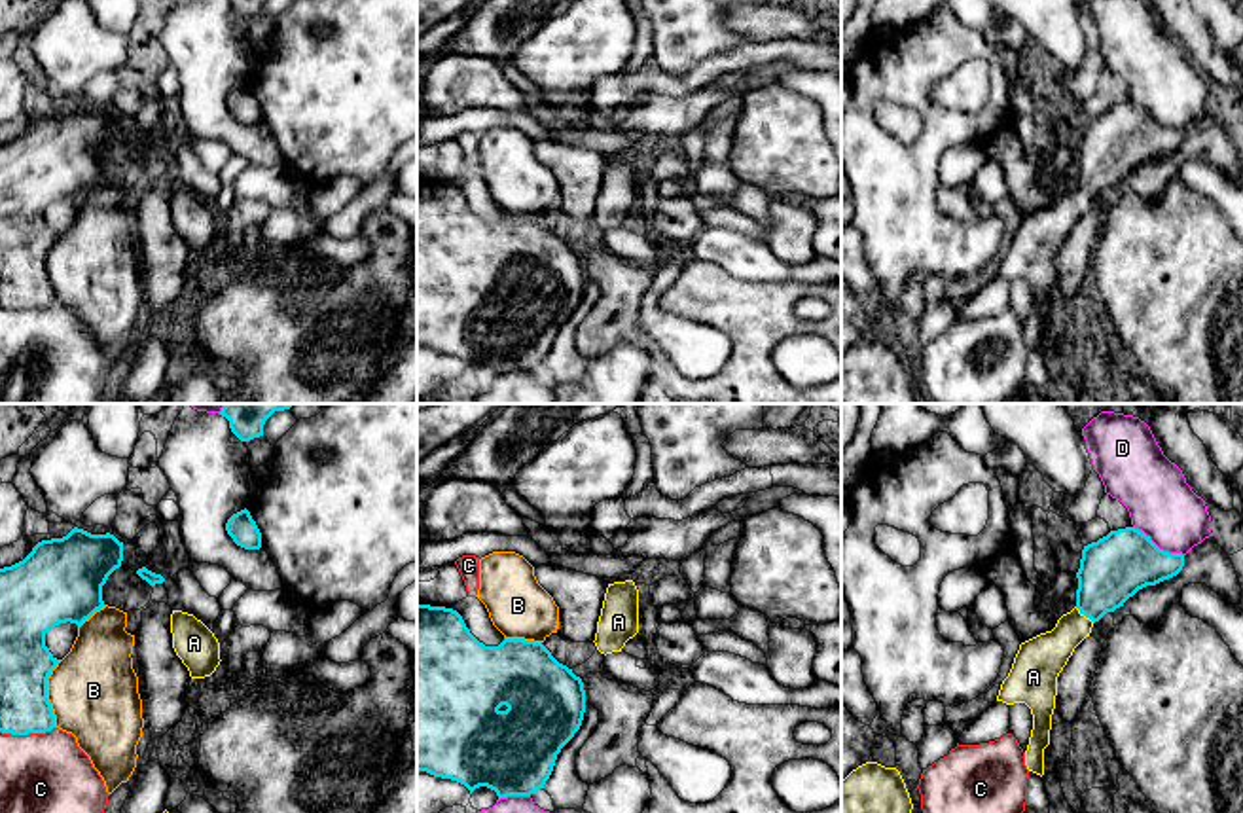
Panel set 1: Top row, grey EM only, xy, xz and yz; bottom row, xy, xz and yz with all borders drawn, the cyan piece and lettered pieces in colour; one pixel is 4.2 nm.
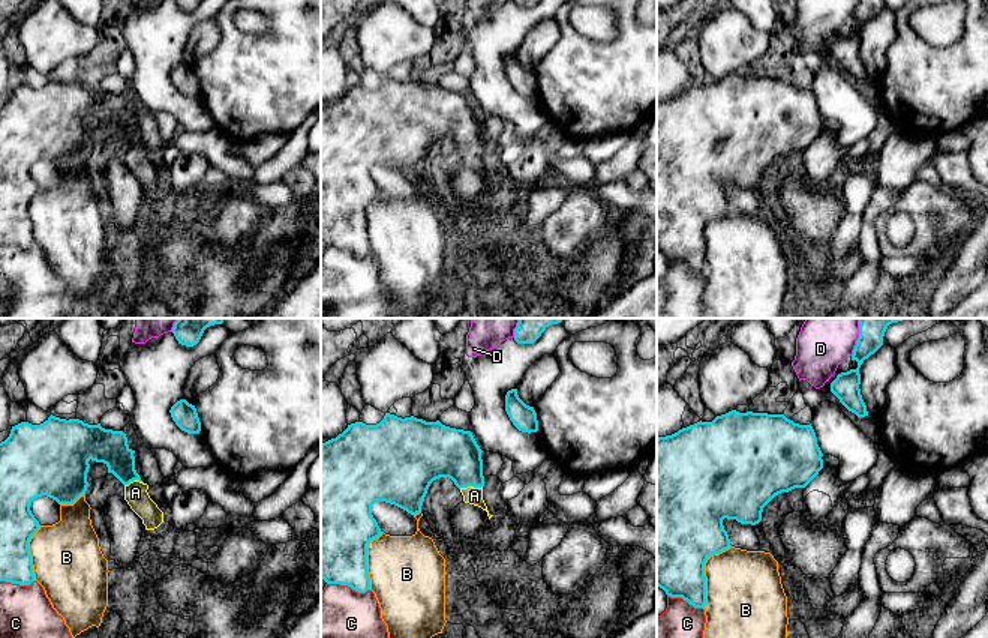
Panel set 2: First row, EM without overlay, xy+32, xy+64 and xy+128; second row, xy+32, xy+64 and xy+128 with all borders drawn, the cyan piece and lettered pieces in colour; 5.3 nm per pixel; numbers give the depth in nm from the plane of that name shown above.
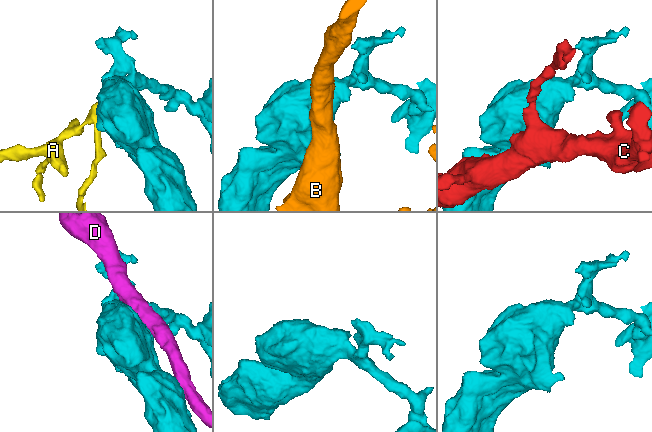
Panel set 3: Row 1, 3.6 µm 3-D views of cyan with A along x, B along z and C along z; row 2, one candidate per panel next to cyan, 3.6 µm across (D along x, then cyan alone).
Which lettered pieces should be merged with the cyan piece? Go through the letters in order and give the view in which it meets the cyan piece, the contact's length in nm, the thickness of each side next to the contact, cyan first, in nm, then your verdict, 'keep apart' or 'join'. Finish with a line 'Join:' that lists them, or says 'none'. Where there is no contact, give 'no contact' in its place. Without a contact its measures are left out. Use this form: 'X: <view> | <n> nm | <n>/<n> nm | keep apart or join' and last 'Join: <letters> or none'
A: yz | 110 nm | 280/190 nm | join
B: xy | 280 nm | 220/380 nm | keep apart
C: xy | 240 nm | 220/340 nm | keep apart
D: yz | 260 nm | 280/280 nm | keep apart
Join: A

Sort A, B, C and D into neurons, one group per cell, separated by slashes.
A / B / C / D

